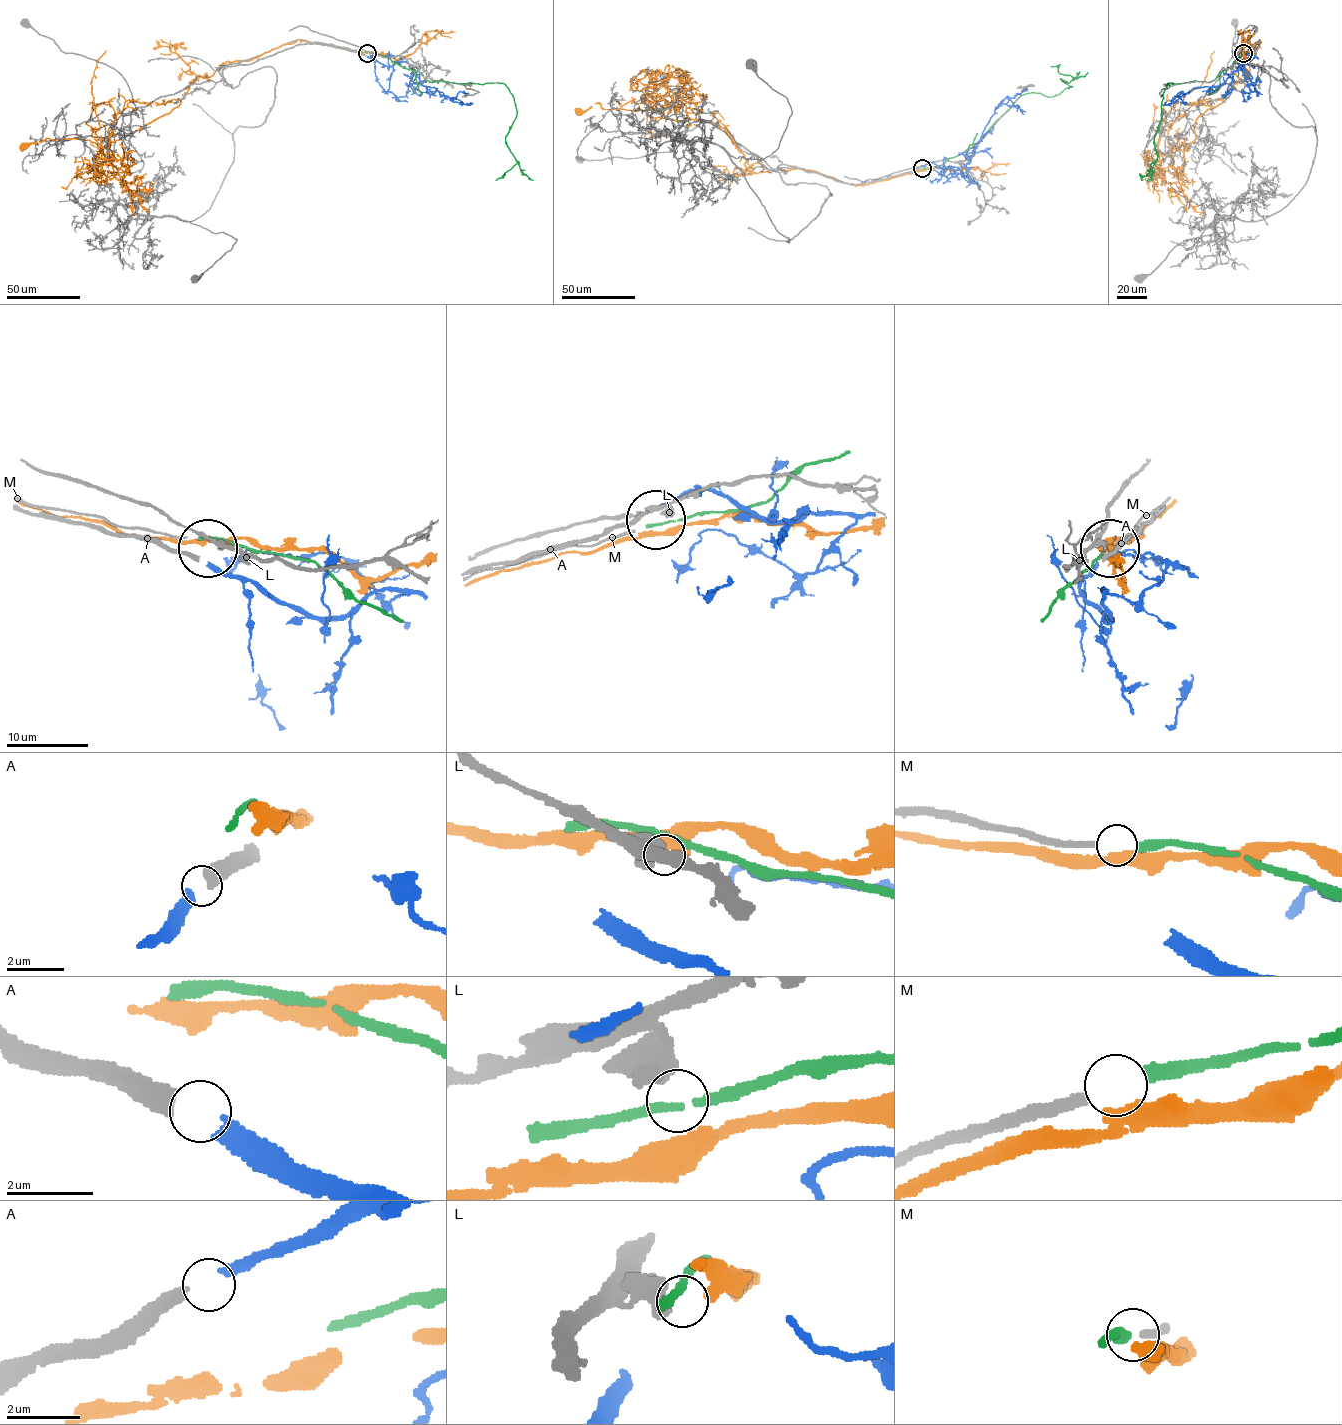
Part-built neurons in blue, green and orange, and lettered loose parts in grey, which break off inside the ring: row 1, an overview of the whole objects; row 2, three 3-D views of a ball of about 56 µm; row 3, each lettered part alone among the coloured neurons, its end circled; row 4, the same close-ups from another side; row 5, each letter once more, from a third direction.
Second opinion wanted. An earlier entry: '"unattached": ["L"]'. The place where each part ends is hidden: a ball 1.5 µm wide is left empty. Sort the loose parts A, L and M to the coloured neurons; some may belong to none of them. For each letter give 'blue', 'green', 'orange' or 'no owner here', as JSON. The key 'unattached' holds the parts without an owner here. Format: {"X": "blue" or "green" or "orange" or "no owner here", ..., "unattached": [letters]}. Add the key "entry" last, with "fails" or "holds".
{"A": "blue", "L": "no owner here", "M": "green", "unattached": ["L"], "entry": "holds"}

